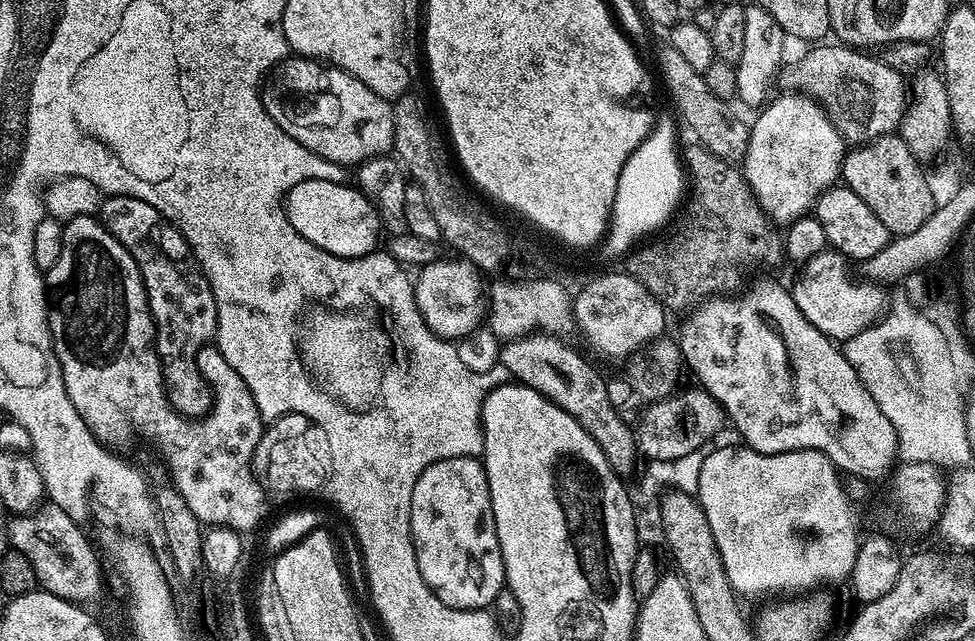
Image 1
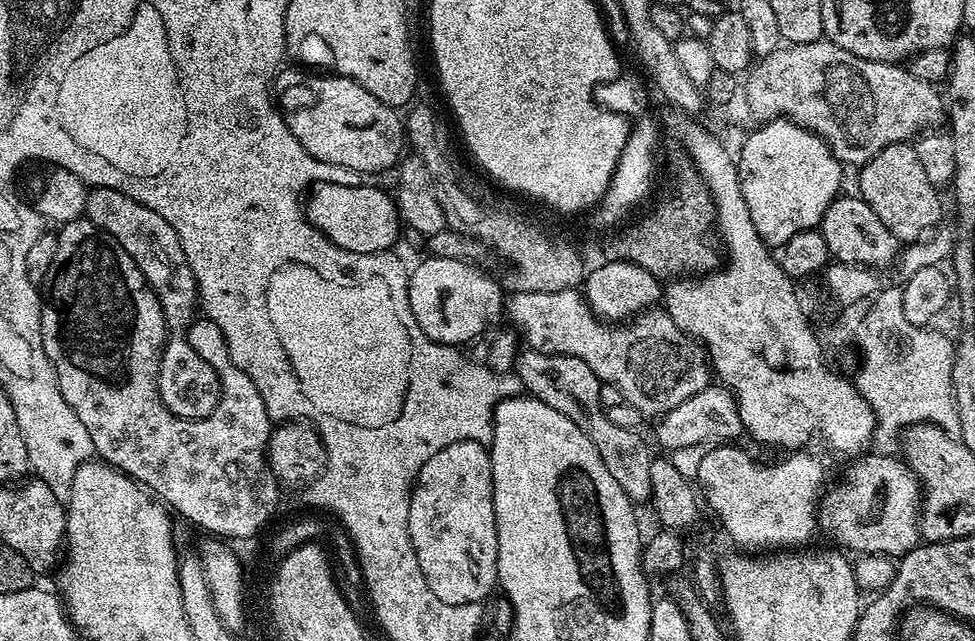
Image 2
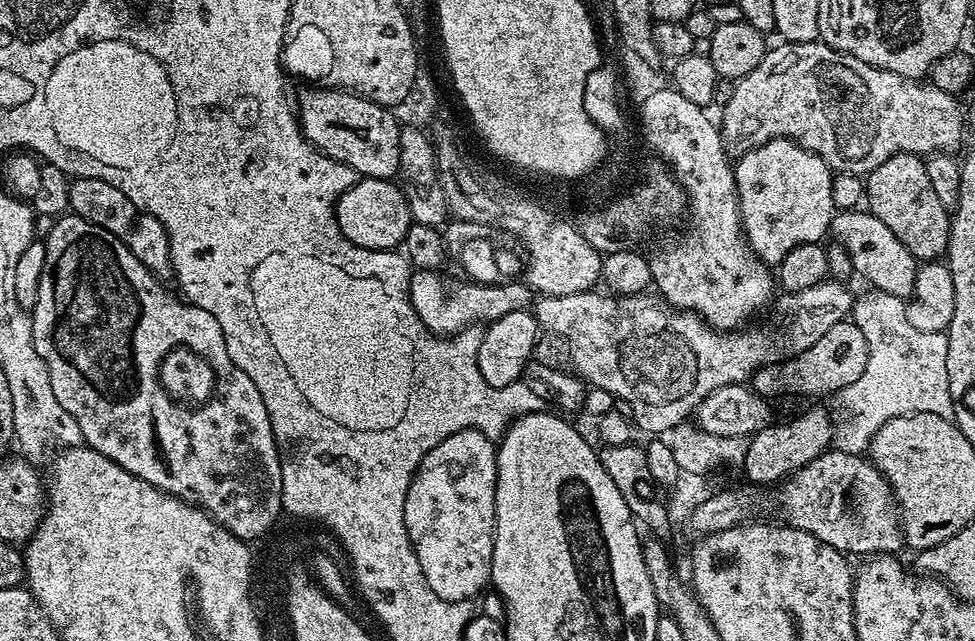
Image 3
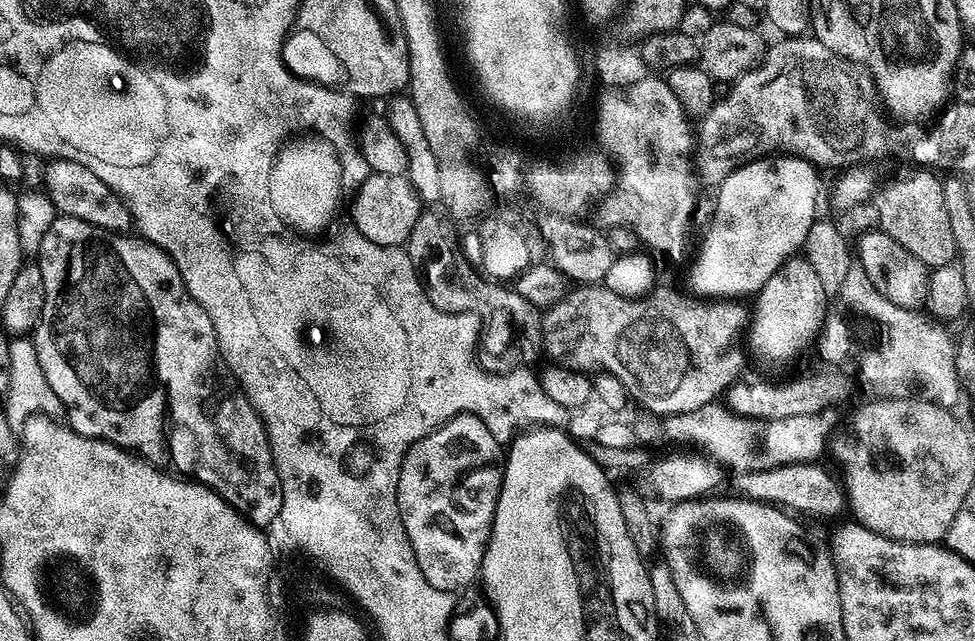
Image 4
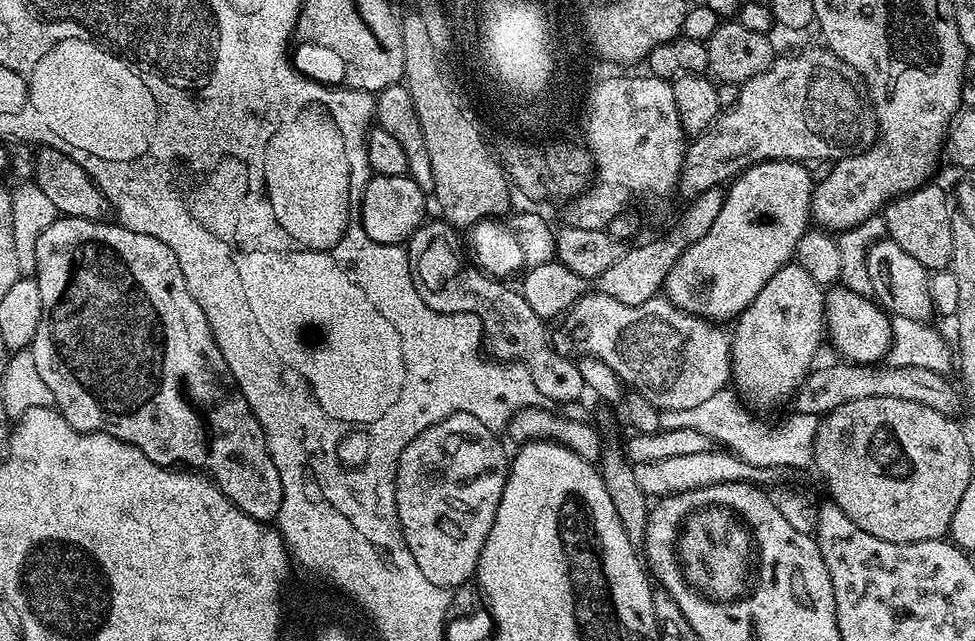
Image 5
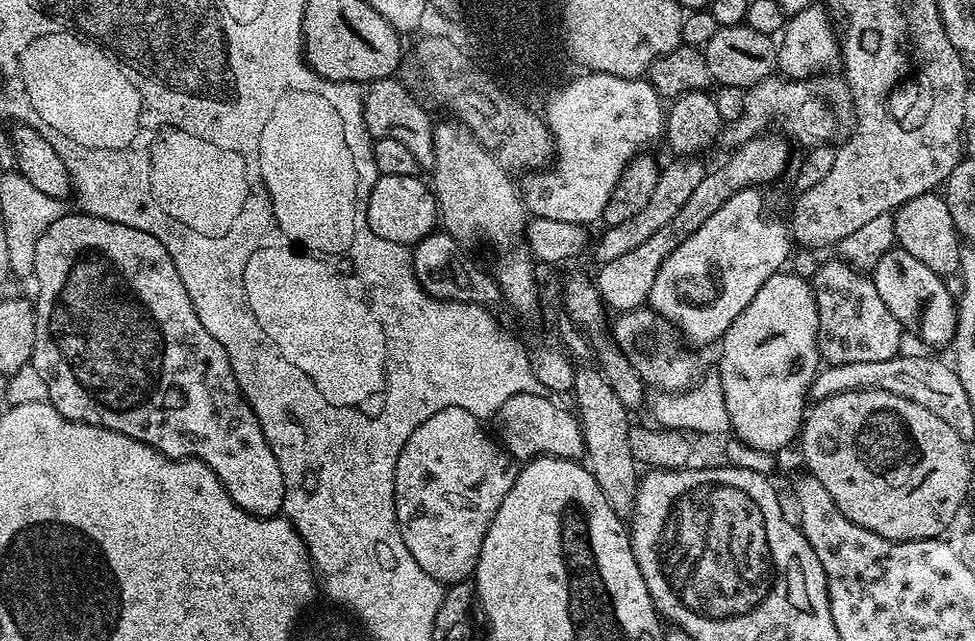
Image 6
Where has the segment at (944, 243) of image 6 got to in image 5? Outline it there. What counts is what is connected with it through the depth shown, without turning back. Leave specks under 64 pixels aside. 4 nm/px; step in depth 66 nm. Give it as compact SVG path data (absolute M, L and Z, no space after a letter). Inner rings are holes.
M929 182L895 196L882 209L887 239L902 246L902 250L906 250L910 258L922 262L922 266L932 274L945 271L952 263L951 218L954 212L952 208L948 209L948 200L950 204L949 193L947 196L936 182Z

